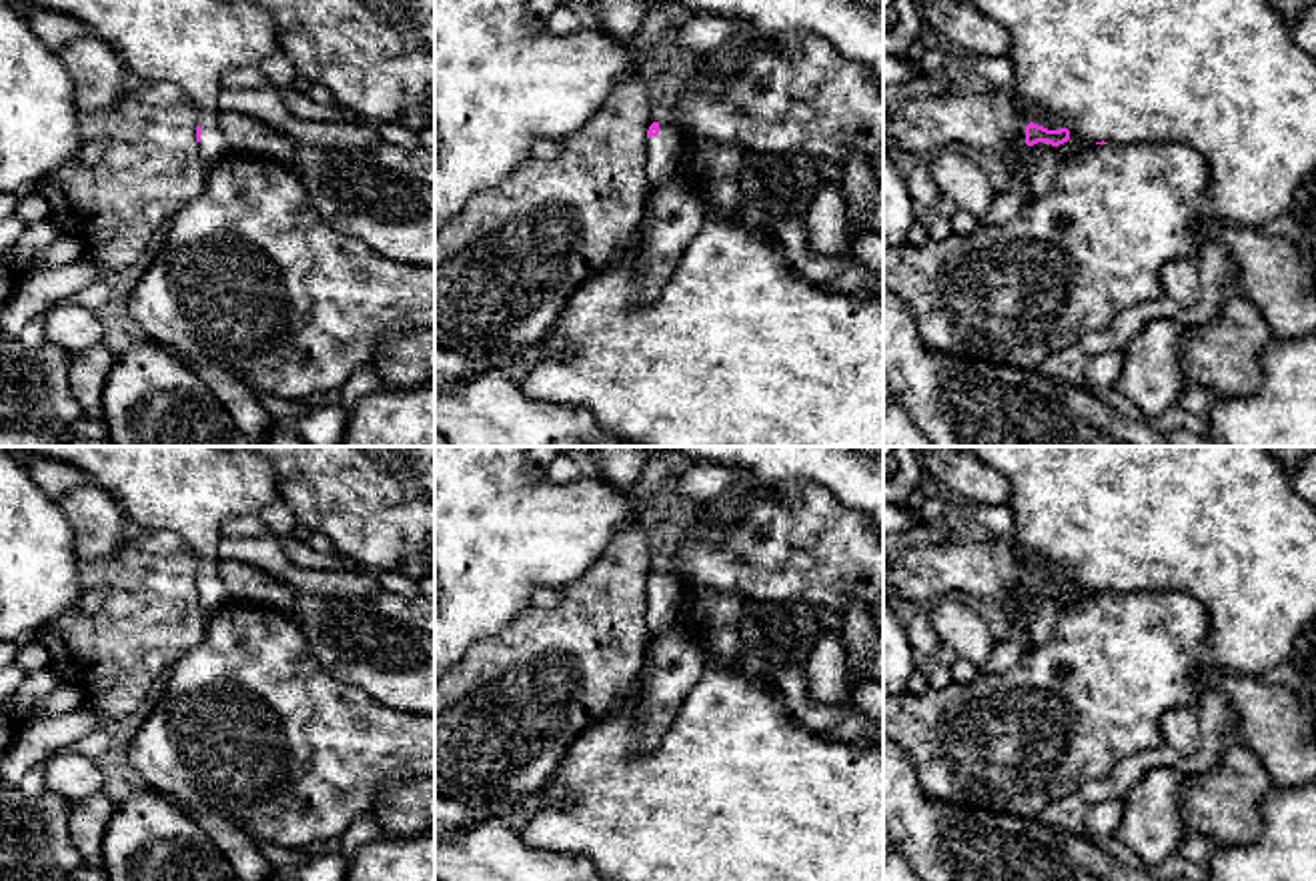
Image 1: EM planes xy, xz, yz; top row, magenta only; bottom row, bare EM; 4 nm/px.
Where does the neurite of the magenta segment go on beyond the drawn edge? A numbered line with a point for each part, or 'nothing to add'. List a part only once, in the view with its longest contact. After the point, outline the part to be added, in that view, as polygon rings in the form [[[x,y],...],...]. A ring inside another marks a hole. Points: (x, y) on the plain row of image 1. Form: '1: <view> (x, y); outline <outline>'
1: xz (664, 597); outline [[[653,567],[653,571],[659,573],[659,583],[647,587],[649,639],[657,639],[669,629],[677,615],[679,601],[689,591],[669,569]]]

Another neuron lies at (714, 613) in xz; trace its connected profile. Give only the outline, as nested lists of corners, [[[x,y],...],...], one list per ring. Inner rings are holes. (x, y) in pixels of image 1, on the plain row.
[[[687,591],[677,607],[677,617],[689,623],[719,663],[735,663],[741,655],[737,623],[747,599],[729,591]]]

